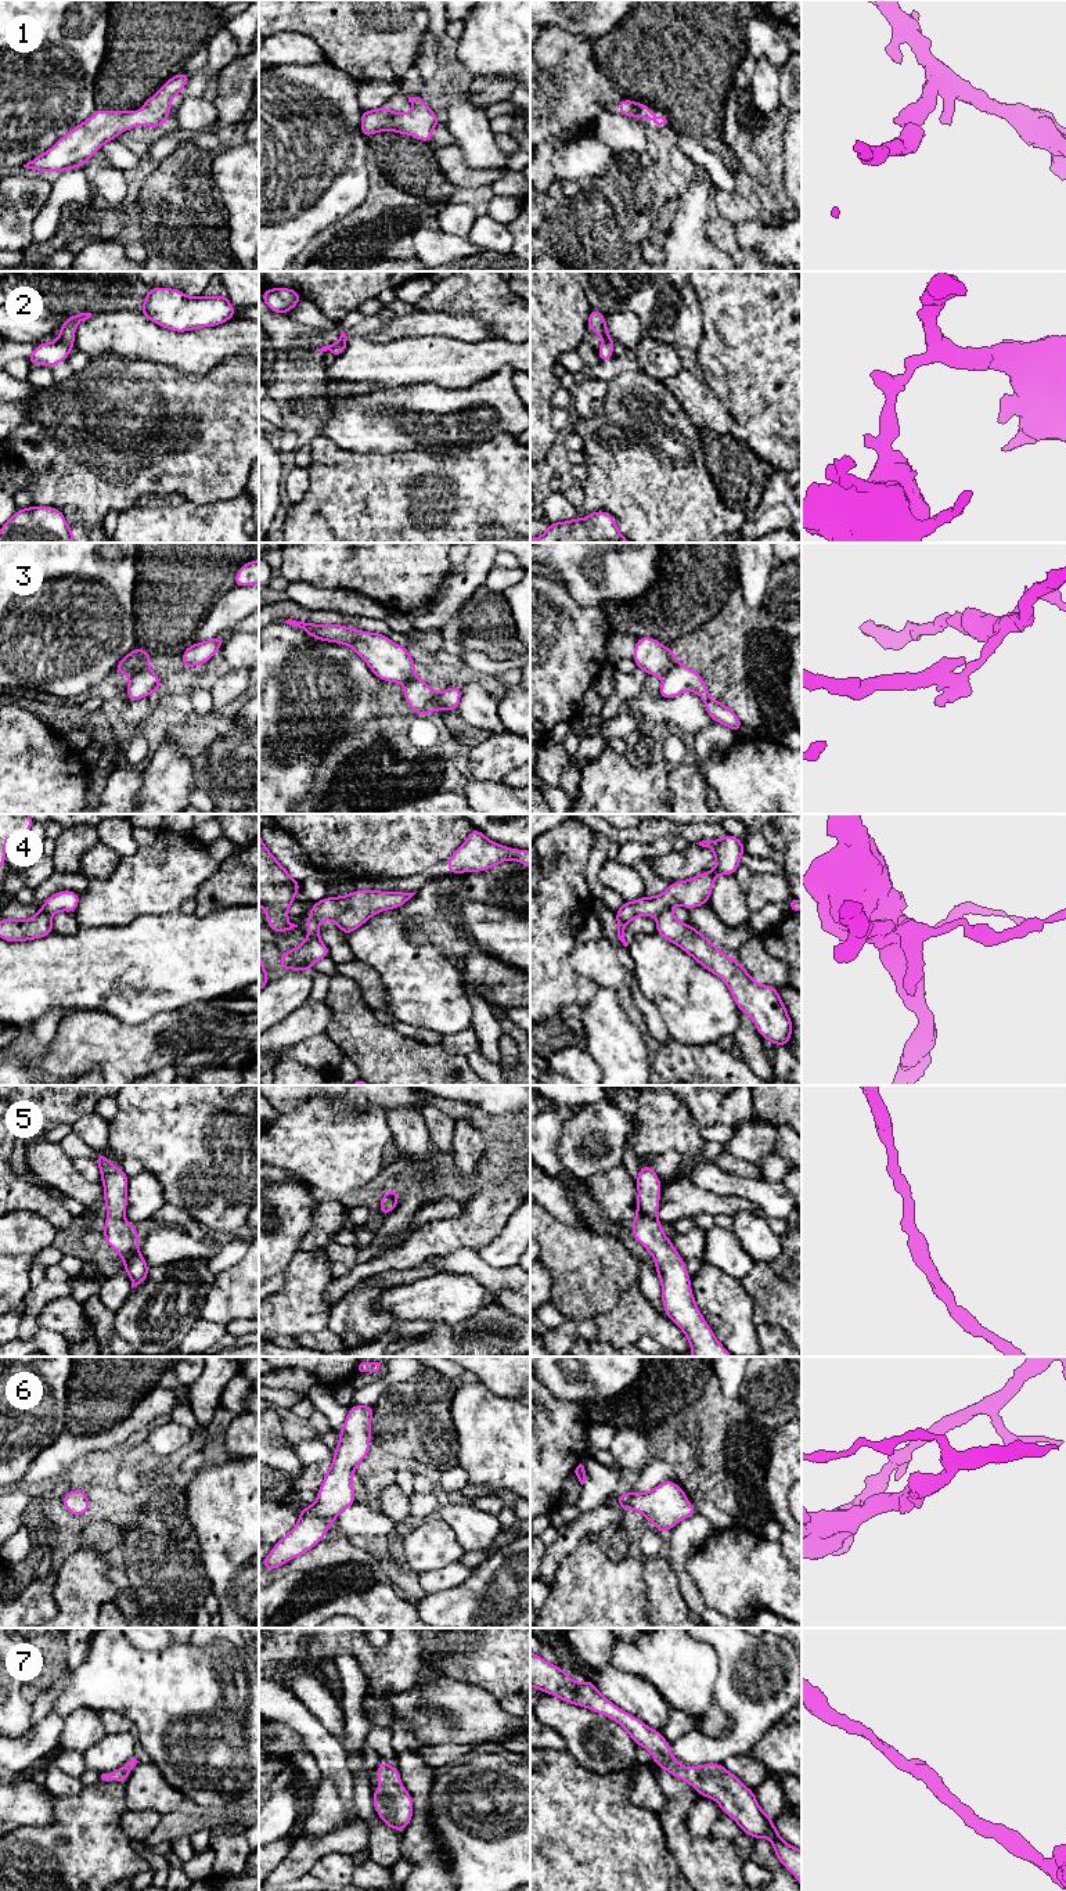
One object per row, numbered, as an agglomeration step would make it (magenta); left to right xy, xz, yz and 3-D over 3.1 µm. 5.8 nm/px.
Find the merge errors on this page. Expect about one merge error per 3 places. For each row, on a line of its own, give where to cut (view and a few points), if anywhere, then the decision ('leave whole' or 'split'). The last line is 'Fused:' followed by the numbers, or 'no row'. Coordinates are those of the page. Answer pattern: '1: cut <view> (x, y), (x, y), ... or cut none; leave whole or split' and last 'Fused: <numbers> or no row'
1: cut none; leave whole
2: cut none; leave whole
3: cut xy (147, 665), (132, 677); split
4: cut yz (669, 907), (656, 915); split
5: cut none; leave whole
6: cut none; leave whole
7: cut none; leave whole
Fused: 3, 4

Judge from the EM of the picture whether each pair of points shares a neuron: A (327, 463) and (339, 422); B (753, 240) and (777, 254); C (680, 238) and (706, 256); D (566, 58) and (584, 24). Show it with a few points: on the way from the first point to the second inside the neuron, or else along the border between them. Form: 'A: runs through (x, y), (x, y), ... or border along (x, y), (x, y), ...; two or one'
A: border along (321, 433), (338, 446), (363, 454); two
B: runs through (759, 240), (763, 240), (771, 248); one
C: runs through (687, 245), (699, 254); one
D: border along (546, 26), (558, 26), (593, 42); two

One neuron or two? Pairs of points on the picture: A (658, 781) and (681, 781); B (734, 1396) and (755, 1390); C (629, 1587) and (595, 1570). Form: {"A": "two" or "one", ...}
{"A": "two", "B": "two", "C": "one"}

